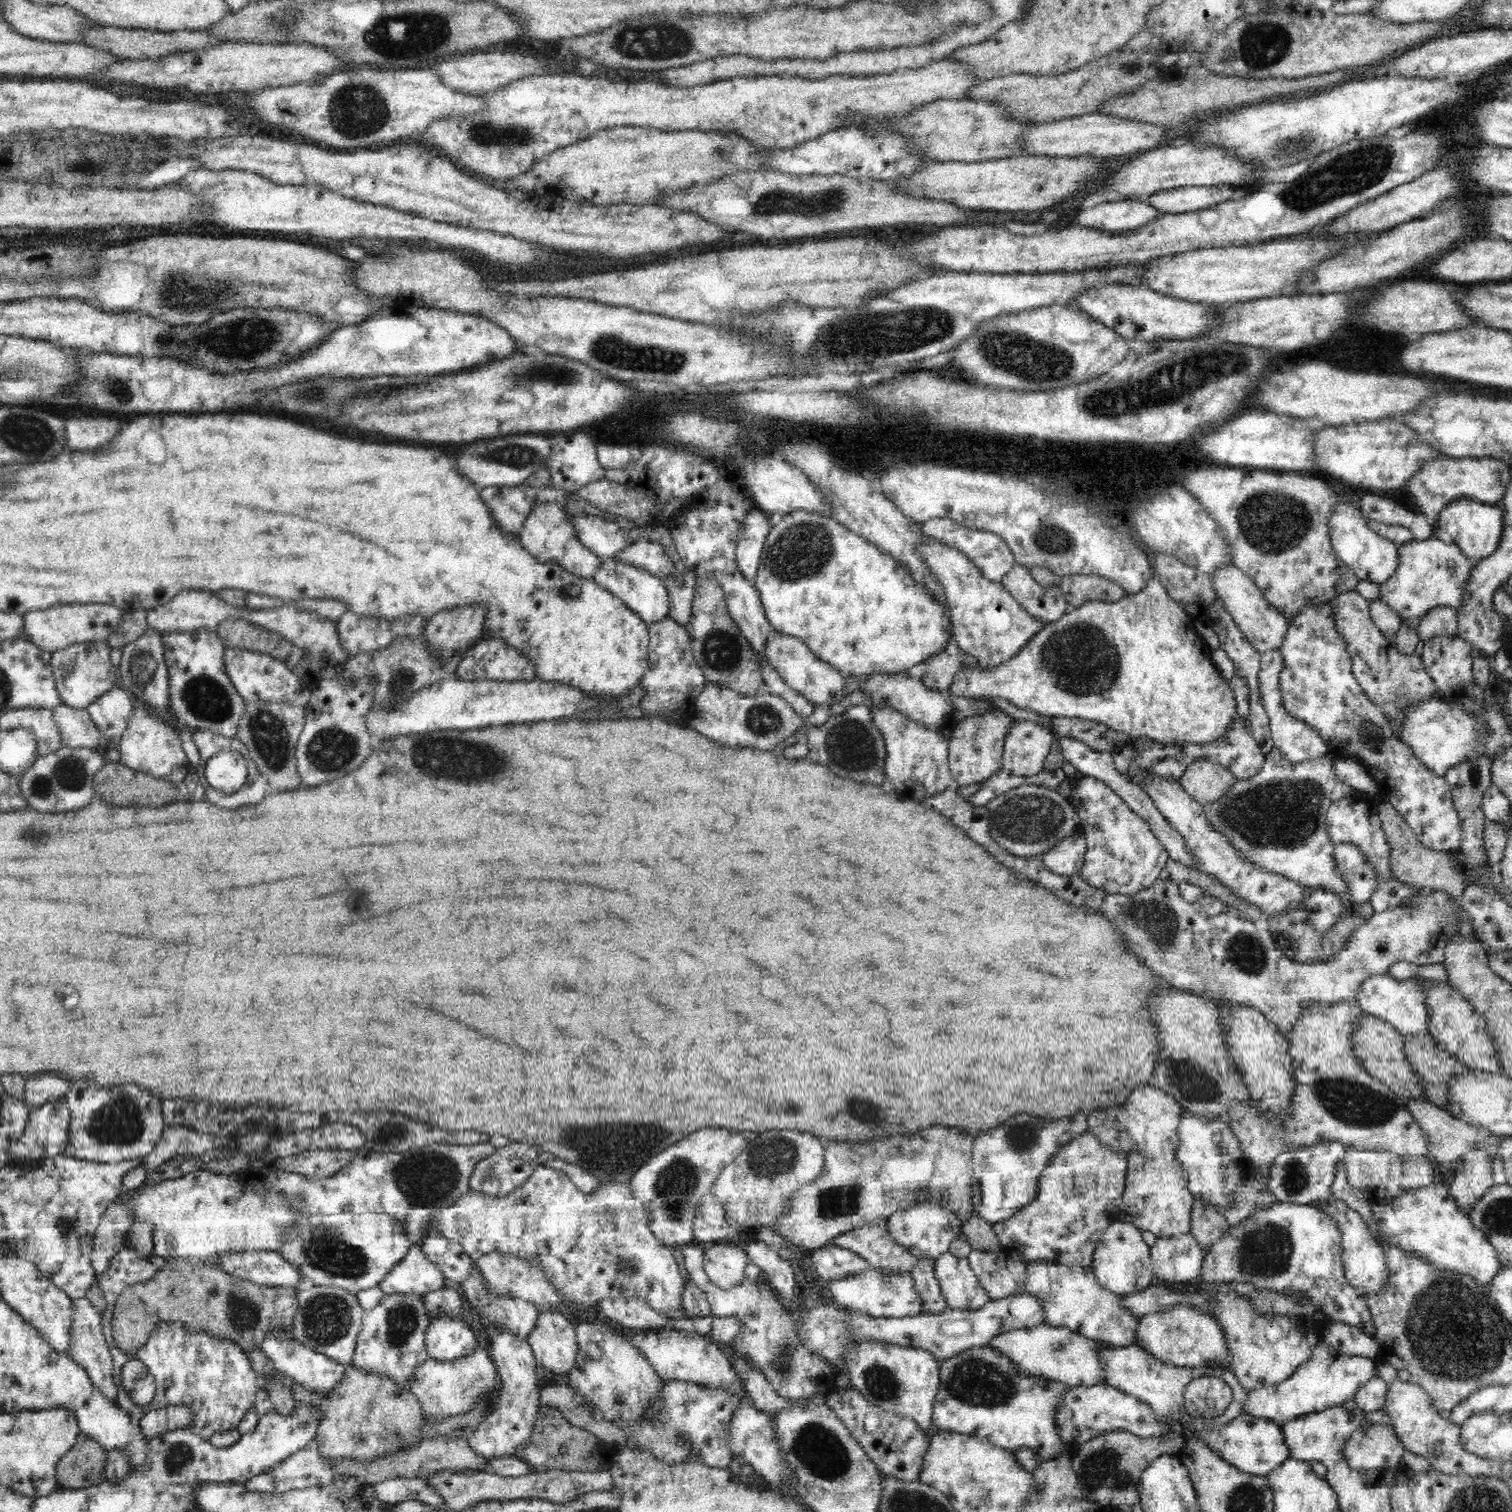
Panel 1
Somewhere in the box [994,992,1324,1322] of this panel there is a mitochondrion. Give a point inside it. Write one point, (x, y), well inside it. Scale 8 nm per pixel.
(1266, 1251)

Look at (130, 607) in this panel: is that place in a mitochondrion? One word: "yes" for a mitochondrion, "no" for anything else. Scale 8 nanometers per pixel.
no

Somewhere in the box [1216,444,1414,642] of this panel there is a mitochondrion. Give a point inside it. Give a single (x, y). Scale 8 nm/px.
(1270, 524)

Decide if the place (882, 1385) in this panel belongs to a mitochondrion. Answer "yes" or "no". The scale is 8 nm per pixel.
yes

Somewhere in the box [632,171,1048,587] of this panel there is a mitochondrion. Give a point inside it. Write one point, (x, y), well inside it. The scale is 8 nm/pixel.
(860, 336)

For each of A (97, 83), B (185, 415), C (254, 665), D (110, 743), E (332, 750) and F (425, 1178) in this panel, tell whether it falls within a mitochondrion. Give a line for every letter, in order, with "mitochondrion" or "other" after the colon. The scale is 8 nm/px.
A: other
B: other
C: other
D: other
E: mitochondrion
F: mitochondrion

